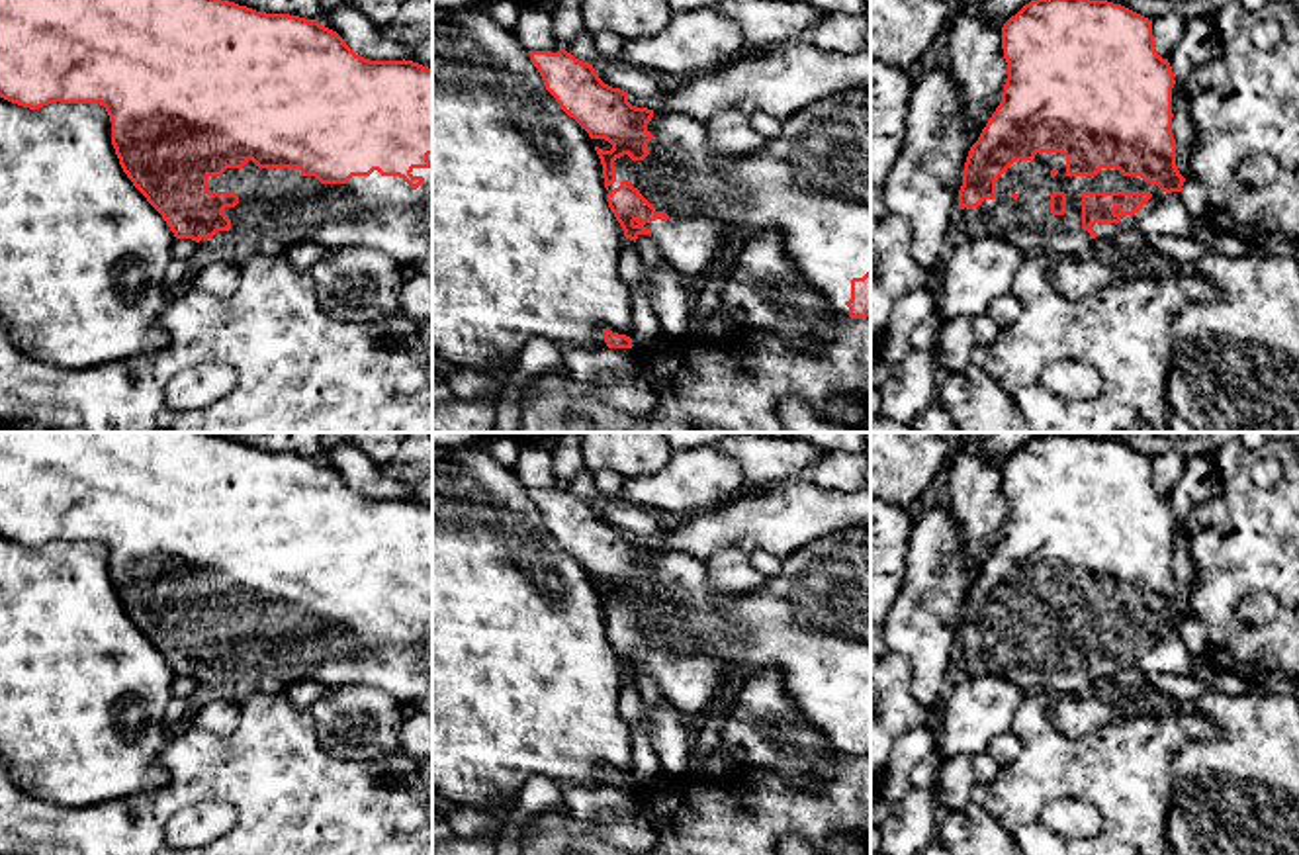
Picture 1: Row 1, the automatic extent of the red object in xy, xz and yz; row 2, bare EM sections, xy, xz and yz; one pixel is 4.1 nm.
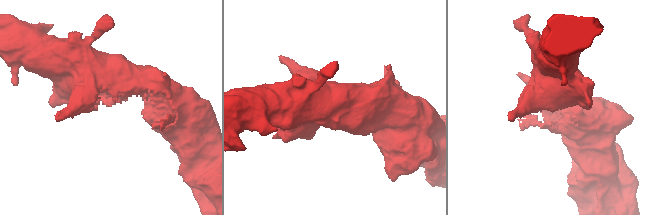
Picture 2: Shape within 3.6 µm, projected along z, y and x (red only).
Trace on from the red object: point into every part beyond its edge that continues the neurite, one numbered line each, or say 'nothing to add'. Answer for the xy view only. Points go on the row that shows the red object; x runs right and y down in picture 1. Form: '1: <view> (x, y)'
1: xy (376, 212)

